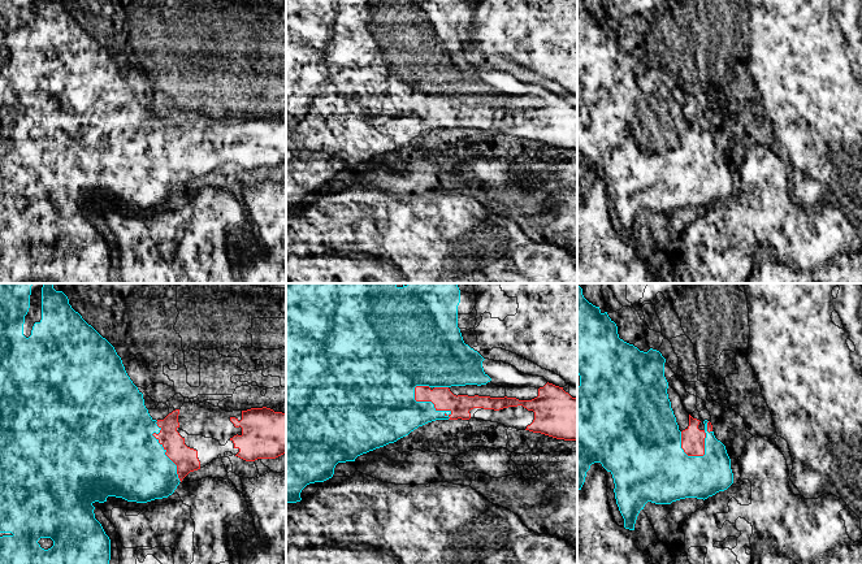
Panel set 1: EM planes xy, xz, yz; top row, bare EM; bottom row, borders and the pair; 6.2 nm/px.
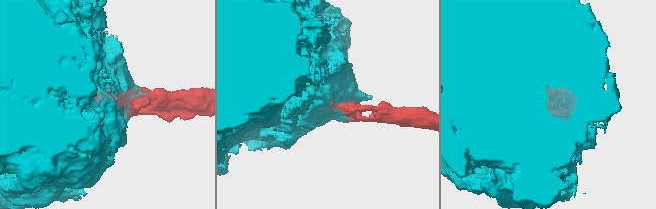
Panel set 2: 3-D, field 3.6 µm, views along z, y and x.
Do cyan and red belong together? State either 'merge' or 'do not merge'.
merge

